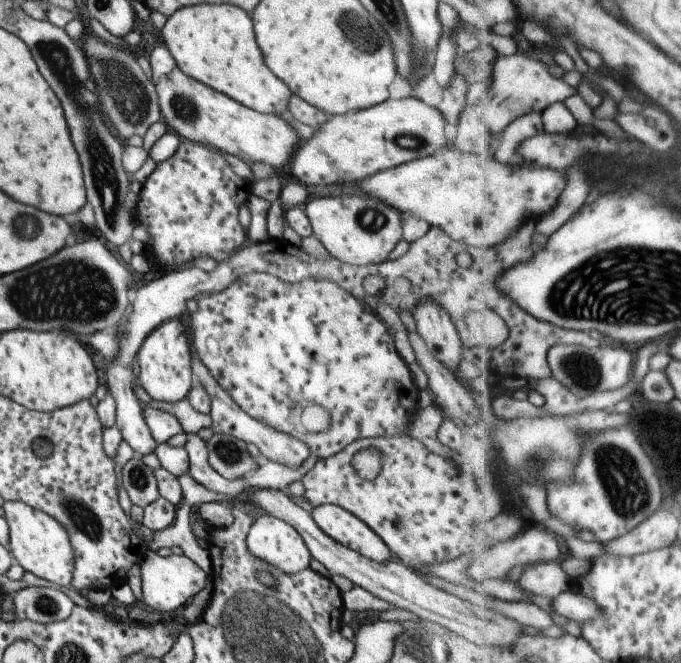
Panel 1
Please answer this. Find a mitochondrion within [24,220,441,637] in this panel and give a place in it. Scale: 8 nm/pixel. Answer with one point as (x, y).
(82, 519)

